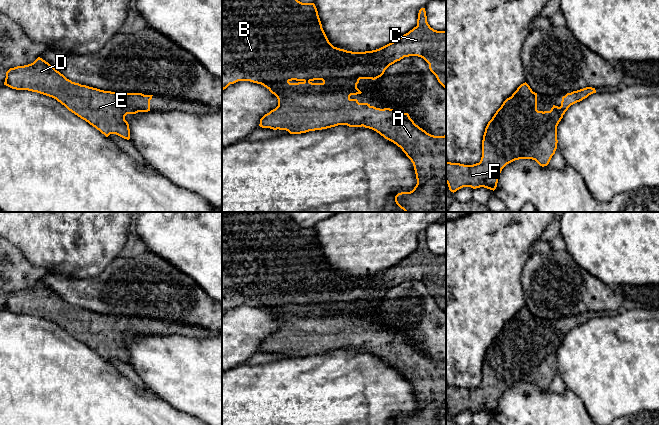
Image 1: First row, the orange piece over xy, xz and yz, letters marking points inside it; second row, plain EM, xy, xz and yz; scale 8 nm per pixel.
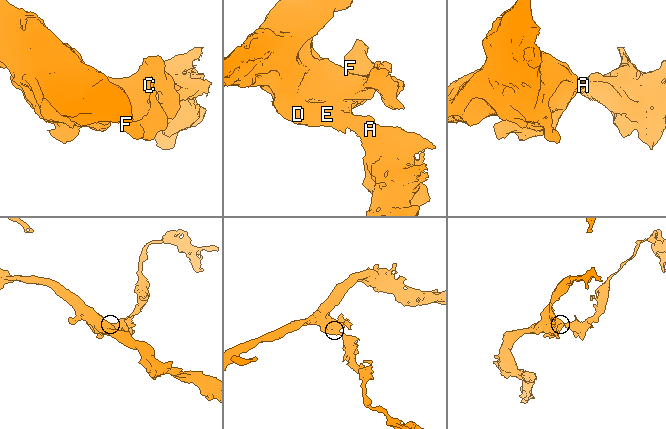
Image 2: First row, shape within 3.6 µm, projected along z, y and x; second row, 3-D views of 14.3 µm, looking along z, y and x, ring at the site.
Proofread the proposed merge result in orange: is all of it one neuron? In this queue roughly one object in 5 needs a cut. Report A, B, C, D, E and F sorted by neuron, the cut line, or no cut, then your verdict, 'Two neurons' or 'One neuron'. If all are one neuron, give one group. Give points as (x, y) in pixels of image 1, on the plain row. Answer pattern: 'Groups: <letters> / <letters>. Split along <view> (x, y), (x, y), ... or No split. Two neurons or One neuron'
Groups: A B C D E F. No split. One neuron

